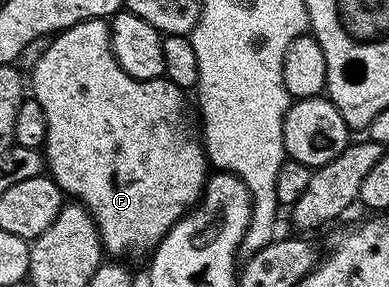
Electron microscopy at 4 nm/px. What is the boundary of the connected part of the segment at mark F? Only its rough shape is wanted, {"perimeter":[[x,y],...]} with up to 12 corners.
{"perimeter":[[109,21],[53,35],[30,92],[47,175],[109,257],[155,249],[210,165]]}

